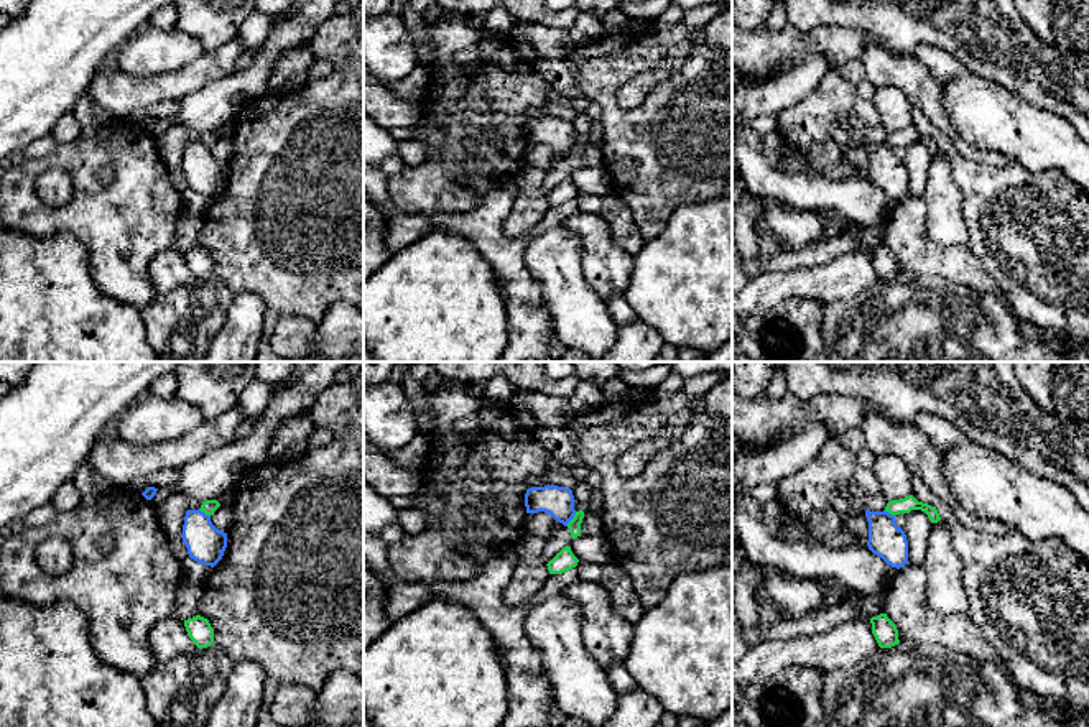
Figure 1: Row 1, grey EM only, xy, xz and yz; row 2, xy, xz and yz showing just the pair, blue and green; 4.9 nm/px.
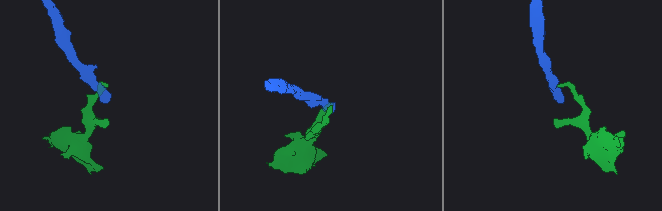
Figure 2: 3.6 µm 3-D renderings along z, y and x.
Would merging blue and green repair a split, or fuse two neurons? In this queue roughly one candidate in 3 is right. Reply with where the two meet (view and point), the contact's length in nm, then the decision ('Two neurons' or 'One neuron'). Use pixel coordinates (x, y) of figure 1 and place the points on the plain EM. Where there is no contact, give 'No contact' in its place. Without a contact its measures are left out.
Touches blue at xz (573, 148). Shared border 90 nm. Two neurons

